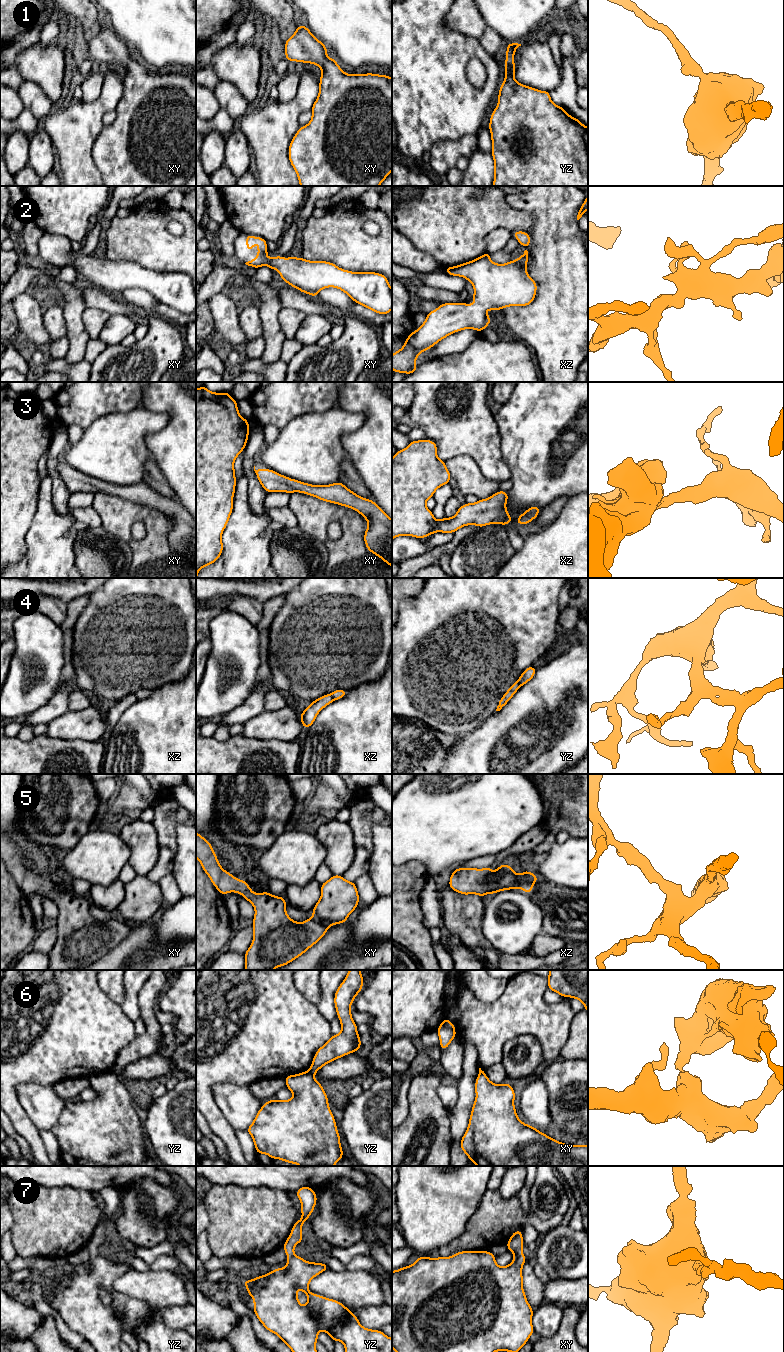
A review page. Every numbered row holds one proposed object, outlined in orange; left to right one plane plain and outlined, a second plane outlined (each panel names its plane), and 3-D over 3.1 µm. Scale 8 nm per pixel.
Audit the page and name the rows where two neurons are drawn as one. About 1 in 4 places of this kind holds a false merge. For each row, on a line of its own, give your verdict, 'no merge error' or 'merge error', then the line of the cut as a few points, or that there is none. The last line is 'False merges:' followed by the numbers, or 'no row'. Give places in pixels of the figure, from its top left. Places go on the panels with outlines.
1: no merge error; cut none
2: no merge error; cut none
3: no merge error; cut none
4: no merge error; cut none
5: merge error; cut xy (313, 915), (329, 925)
6: merge error; cut yz (308, 1070), (313, 1075)
7: no merge error; cut none
False merges: 5, 6

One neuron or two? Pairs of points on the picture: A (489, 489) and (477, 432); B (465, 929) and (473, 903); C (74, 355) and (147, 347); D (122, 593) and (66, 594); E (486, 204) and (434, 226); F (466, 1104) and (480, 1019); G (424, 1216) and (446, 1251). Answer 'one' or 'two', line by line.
A: two
B: one
C: two
D: two
E: one
F: two
G: two

